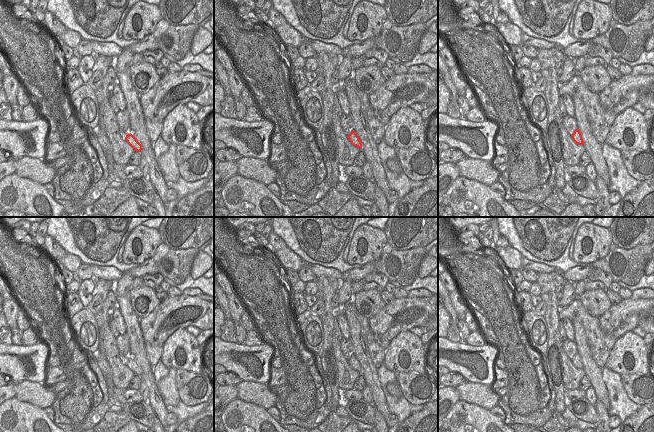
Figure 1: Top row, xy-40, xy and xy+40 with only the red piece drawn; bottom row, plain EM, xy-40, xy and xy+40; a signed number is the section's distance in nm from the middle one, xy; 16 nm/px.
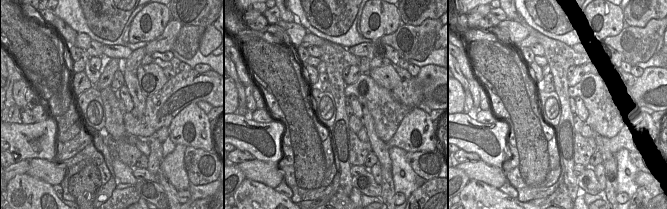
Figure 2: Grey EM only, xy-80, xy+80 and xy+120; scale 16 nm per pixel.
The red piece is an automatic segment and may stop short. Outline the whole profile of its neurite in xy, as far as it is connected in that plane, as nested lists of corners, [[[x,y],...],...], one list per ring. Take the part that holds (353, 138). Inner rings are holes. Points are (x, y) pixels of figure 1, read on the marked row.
[[[352,131],[352,132],[348,135],[348,139],[349,139],[349,141],[351,142],[351,144],[352,144],[353,146],[356,146],[356,147],[360,148],[361,151],[362,151],[362,143],[361,143],[361,141],[360,141],[360,139],[359,139],[359,137],[357,136],[357,134],[356,134],[355,131]]]

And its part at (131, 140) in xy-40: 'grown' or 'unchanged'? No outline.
unchanged

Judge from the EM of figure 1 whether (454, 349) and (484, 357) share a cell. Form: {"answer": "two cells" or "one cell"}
{"answer": "one cell"}

